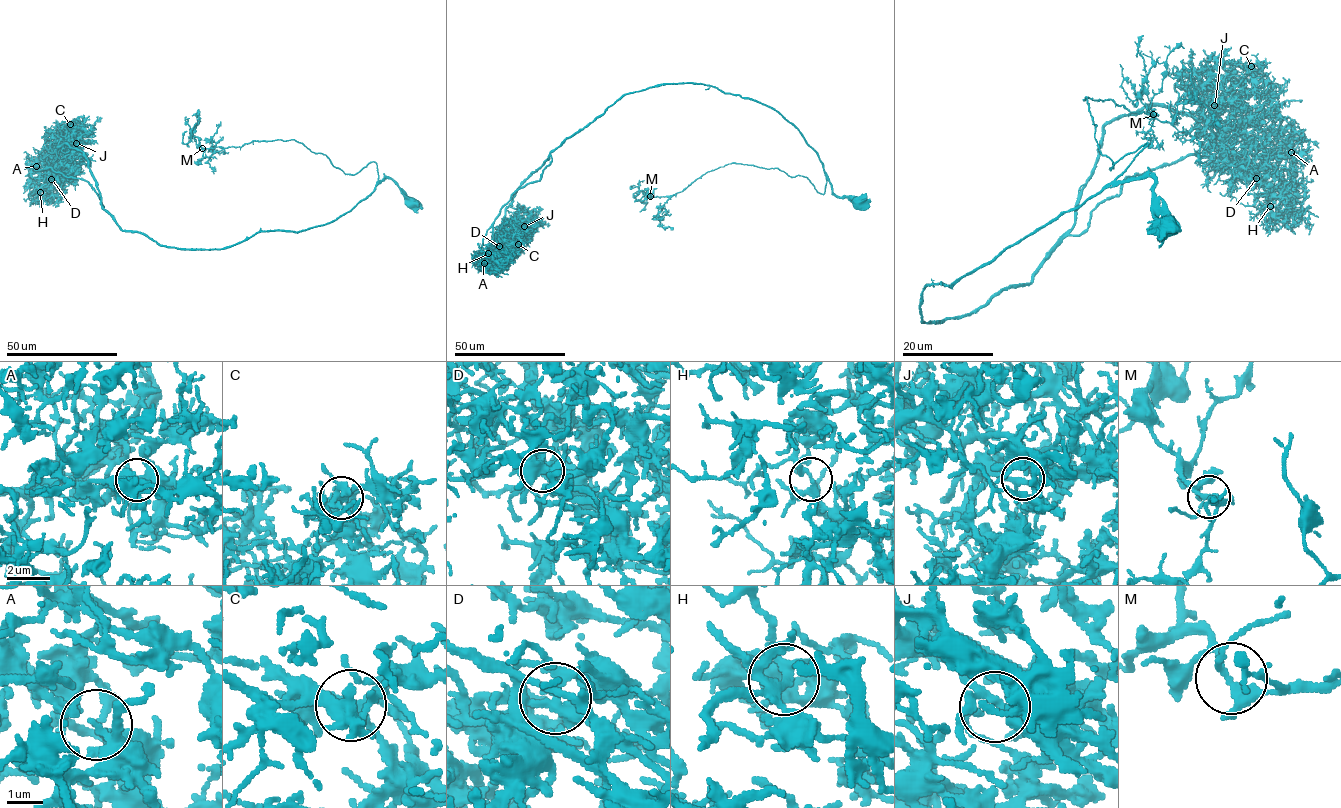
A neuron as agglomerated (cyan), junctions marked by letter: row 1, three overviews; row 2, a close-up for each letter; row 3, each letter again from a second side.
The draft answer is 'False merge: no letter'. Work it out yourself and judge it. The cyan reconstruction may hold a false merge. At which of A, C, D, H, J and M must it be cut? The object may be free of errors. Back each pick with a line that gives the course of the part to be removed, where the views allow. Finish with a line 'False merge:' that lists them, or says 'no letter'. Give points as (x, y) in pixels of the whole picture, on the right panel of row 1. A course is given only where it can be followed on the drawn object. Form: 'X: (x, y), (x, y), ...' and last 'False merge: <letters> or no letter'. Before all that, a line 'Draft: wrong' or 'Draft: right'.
Draft: right
False merge: no letter

